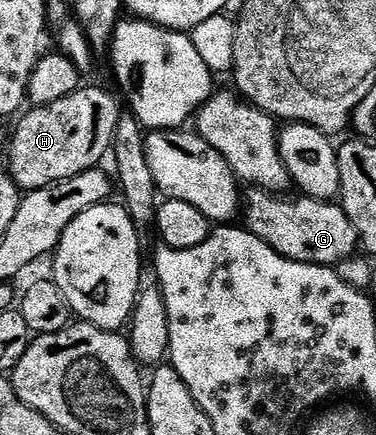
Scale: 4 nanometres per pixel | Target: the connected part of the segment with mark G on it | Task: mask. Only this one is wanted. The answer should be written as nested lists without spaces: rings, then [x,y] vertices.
[[[249,188],[242,205],[242,221],[248,232],[261,237],[278,255],[298,263],[335,267],[353,256],[360,245],[360,237],[343,205],[313,197],[292,198],[292,195],[273,195],[265,189]]]

